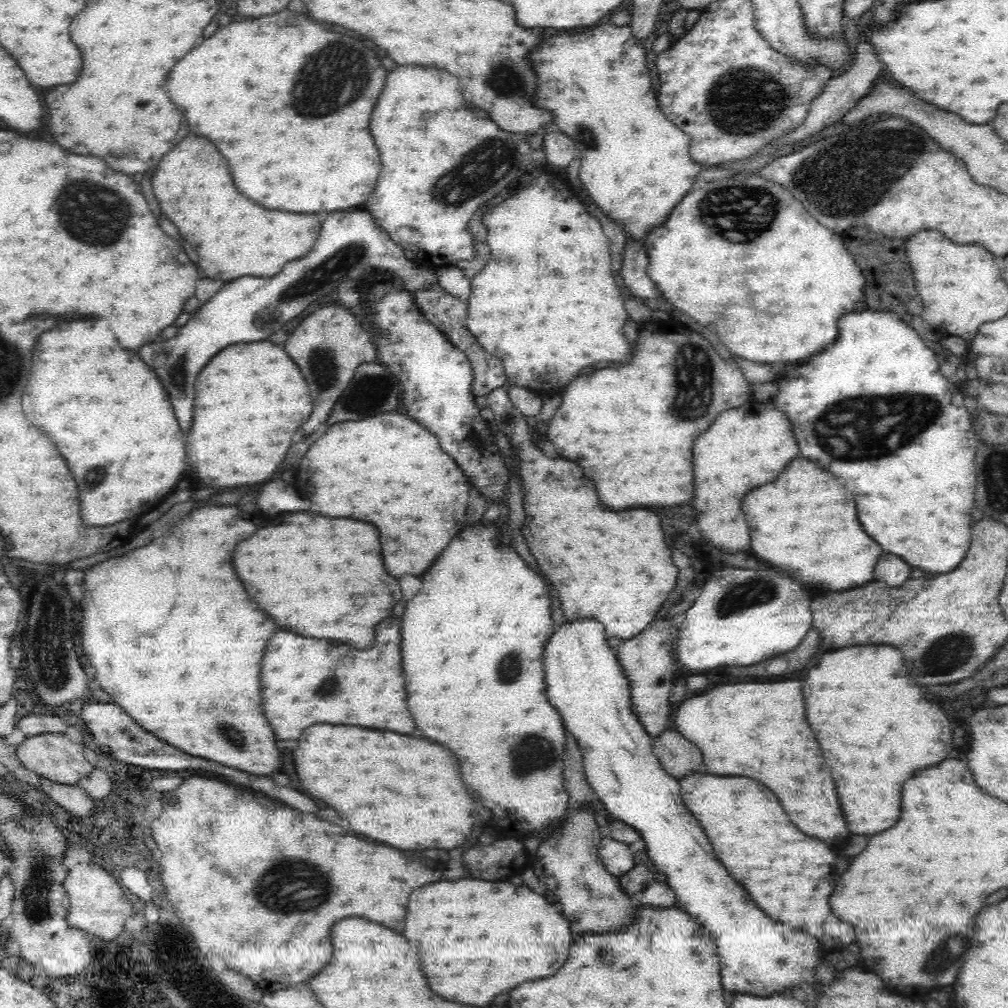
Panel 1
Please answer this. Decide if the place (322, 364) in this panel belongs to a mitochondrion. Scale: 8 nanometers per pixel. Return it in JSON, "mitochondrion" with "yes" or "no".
{"mitochondrion":"yes"}

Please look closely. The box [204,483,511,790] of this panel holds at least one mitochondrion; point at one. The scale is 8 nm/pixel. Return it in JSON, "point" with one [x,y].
{"point":[227,729]}

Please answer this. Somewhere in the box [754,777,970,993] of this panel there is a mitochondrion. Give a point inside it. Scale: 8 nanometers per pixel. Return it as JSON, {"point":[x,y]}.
{"point":[931,959]}

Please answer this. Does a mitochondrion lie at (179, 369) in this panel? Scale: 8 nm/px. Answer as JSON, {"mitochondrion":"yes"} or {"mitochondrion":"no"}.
{"mitochondrion":"yes"}

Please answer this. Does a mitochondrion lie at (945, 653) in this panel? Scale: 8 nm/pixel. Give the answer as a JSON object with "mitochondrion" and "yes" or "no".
{"mitochondrion":"yes"}

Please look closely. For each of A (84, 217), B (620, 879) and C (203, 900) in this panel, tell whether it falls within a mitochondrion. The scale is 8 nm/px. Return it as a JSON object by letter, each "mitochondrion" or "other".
{"A":"mitochondrion","B":"other","C":"other"}

